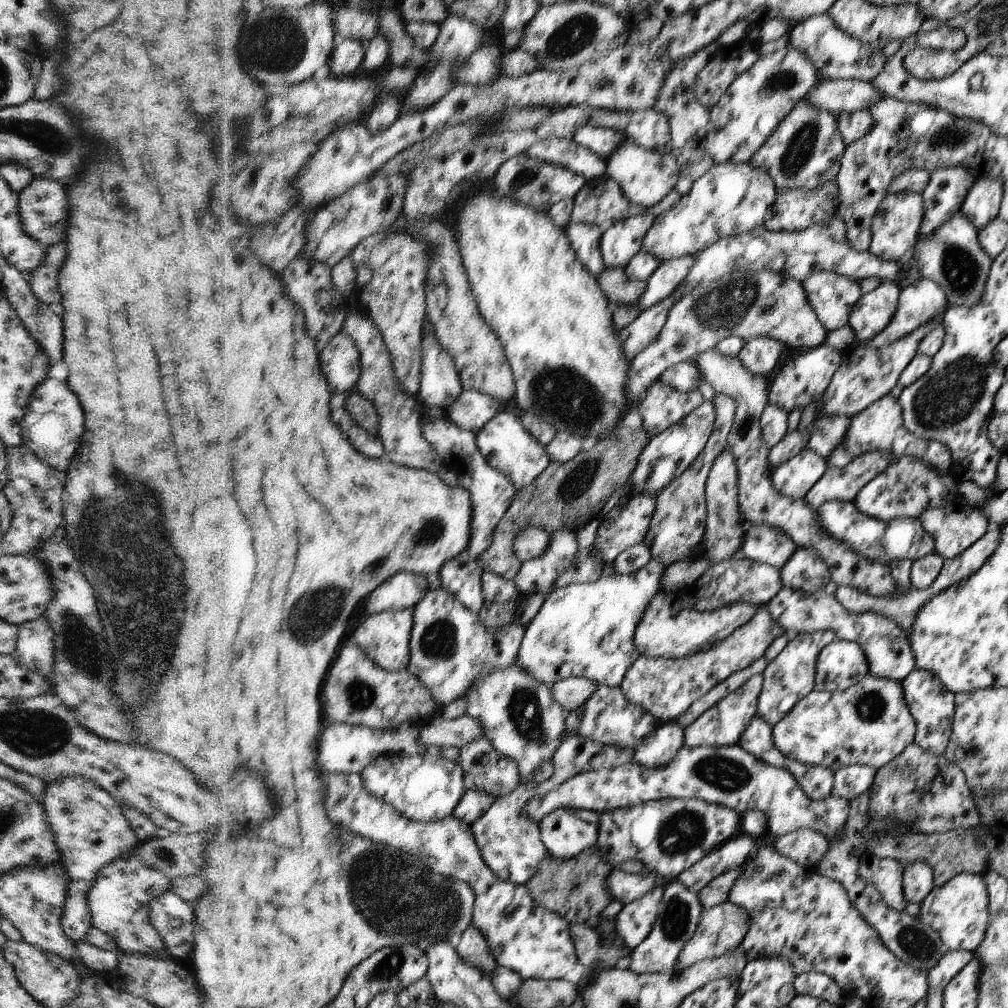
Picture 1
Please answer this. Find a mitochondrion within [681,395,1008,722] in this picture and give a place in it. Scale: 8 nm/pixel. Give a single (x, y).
(879, 546)

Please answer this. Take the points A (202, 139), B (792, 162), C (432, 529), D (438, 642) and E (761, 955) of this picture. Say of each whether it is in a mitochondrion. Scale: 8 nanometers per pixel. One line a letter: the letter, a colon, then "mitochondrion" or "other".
A: other
B: mitochondrion
C: mitochondrion
D: mitochondrion
E: other

